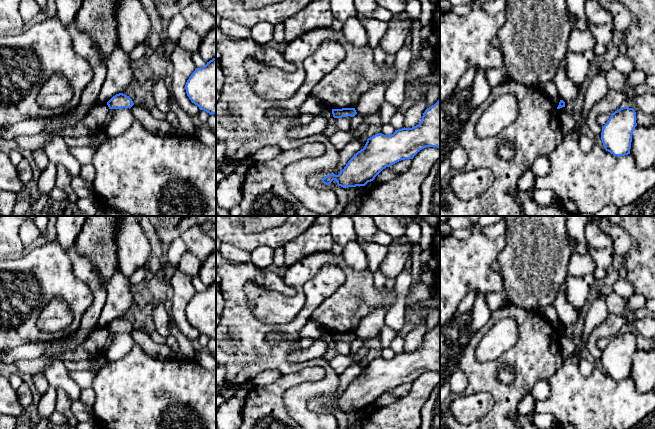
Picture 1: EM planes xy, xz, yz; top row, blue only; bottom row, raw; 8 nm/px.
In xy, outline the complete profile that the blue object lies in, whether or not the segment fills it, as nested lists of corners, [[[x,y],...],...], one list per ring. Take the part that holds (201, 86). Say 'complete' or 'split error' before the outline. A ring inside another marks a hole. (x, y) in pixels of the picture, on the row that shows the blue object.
complete | [[[216,57],[202,68],[196,68],[185,85],[186,93],[192,103],[210,115],[216,114]]]

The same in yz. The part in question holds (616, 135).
complete | [[[622,107],[612,113],[602,126],[601,140],[605,150],[617,157],[630,154],[632,134],[636,126],[636,112],[633,108]]]

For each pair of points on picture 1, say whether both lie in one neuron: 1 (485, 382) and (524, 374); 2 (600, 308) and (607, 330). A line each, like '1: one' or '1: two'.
1: one
2: two

